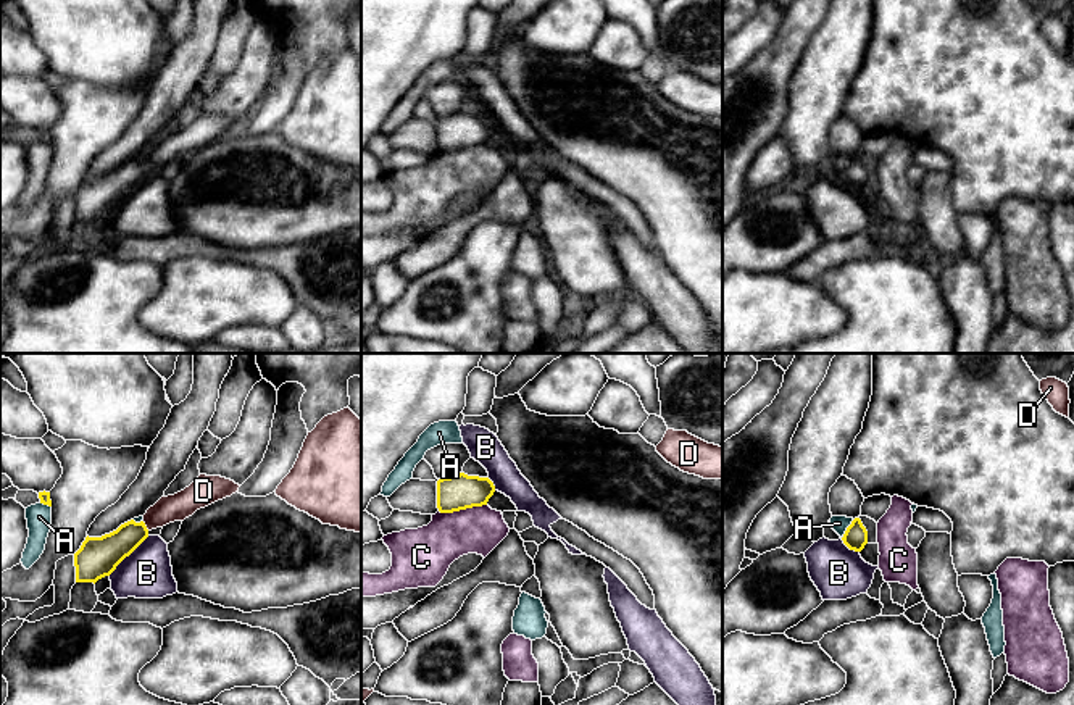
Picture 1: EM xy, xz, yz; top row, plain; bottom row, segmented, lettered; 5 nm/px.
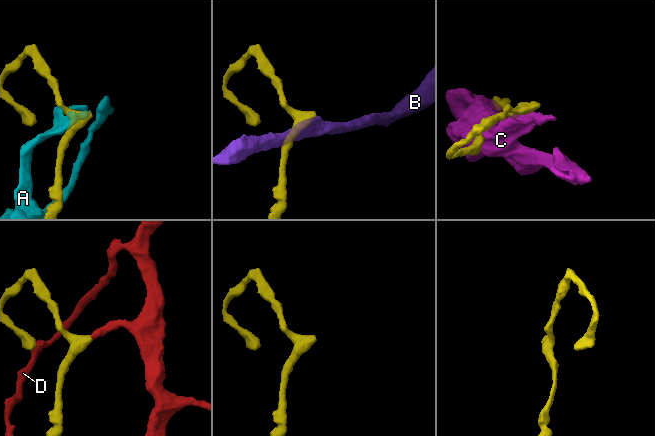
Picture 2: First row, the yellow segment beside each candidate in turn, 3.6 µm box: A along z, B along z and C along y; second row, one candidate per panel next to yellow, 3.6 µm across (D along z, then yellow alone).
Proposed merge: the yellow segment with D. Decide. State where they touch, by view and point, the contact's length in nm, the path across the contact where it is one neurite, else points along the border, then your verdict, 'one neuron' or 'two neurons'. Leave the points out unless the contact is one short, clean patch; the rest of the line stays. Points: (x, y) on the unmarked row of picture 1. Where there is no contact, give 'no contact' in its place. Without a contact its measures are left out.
contact xy (145, 165); length 60 nm; way xy (104, 192), (145, 165), (165, 149), (181, 144); one neuron

